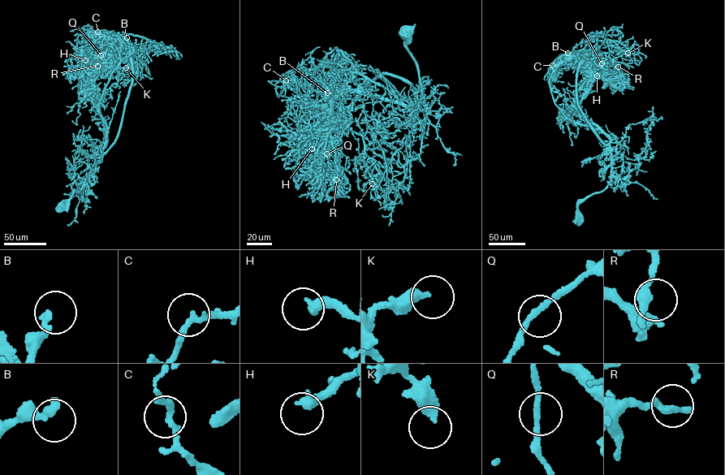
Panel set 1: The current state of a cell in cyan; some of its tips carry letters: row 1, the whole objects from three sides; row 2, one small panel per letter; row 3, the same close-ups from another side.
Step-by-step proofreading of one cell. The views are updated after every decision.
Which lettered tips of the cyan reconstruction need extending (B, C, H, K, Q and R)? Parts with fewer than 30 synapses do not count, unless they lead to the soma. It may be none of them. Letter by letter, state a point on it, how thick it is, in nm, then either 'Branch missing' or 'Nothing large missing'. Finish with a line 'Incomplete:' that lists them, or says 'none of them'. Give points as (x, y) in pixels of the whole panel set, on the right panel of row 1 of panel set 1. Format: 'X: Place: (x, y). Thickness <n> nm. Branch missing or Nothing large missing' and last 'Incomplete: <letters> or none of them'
B: Place: (567, 53). Thickness 280 nm. Nothing large missing
C: Place: (552, 65). Thickness 170 nm. Nothing large missing
H: Place: (597, 75). Thickness 400 nm. Nothing large missing
K: Place: (627, 53). Thickness 400 nm. Nothing large missing
Q: Place: (602, 63). Thickness 180 nm. Nothing large missing
R: Place: (618, 66). Thickness 320 nm. Nothing large missing
Incomplete: none of them

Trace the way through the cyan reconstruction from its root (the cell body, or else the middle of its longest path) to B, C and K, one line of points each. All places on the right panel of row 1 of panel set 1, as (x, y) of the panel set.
B: (576, 219), (579, 204), (609, 183), (611, 157), (579, 105), (580, 58), (567, 53)
C: (576, 219), (579, 204), (609, 183), (610, 140), (602, 131), (562, 112), (550, 84), (552, 65)
K: (576, 219), (611, 168), (610, 140), (578, 110), (591, 76), (585, 41), (594, 34), (627, 53)

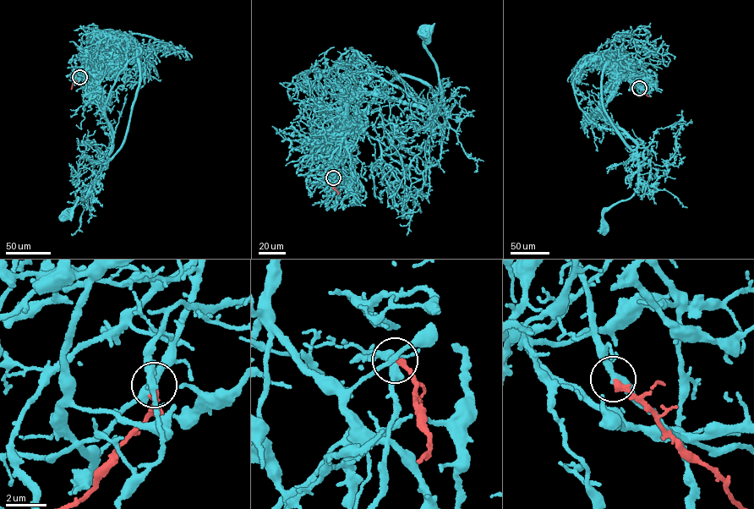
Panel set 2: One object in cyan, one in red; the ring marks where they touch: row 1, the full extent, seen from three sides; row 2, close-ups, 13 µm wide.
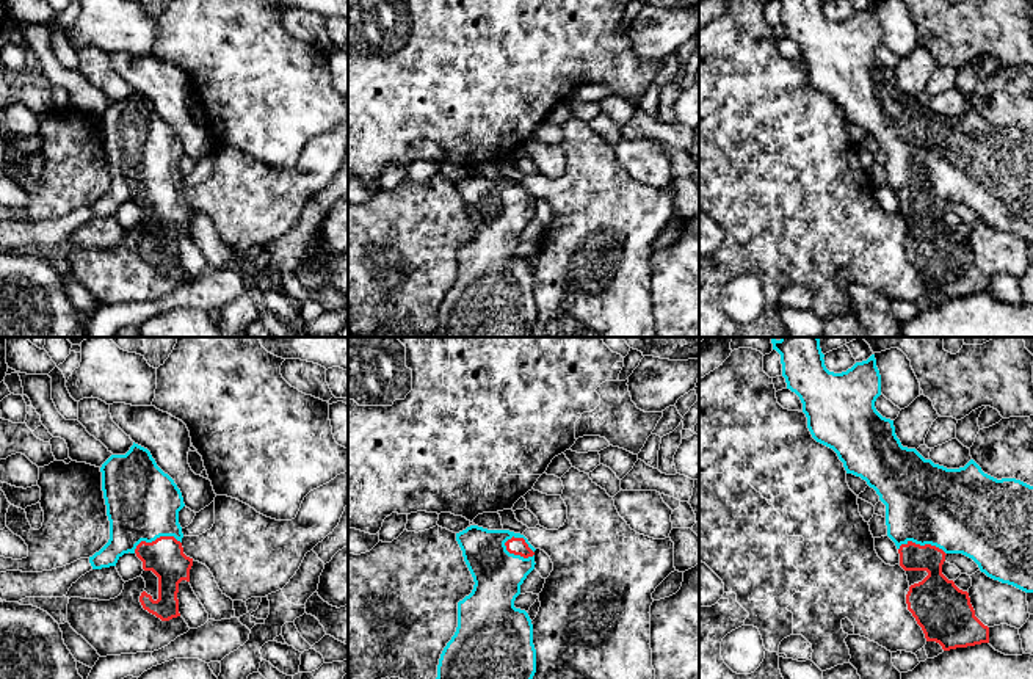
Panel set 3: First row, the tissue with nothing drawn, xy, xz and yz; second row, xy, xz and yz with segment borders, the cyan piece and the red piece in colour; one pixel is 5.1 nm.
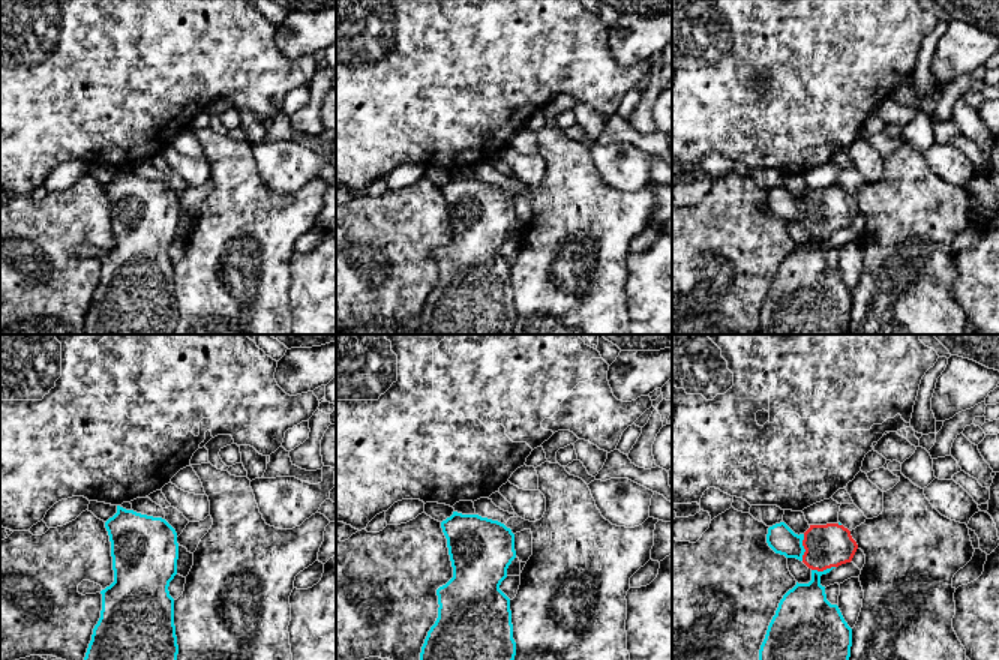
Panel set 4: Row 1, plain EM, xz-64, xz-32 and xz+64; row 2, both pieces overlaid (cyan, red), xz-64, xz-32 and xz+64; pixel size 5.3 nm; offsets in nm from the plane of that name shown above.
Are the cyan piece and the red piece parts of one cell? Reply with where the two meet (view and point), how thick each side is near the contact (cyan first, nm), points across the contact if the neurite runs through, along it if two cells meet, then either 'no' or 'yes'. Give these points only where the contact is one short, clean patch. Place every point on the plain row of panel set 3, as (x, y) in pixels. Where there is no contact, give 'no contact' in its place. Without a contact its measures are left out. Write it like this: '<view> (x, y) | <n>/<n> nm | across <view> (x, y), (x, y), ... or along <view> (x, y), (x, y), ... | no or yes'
xz (518, 204) | 260/90 nm | across xz (497, 223), (518, 204), (518, 195) | yes

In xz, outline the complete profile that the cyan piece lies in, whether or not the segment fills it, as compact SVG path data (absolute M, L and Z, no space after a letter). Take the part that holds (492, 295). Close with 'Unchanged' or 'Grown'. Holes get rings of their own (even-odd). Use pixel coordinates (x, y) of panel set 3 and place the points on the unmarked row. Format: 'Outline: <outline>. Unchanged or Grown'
Outline: M470 174L456 182L473 238L458 251L458 276L444 296L437 326L428 337L530 337L536 321L533 273L525 259L516 257L520 234L535 218L535 196L509 179Z. Grown

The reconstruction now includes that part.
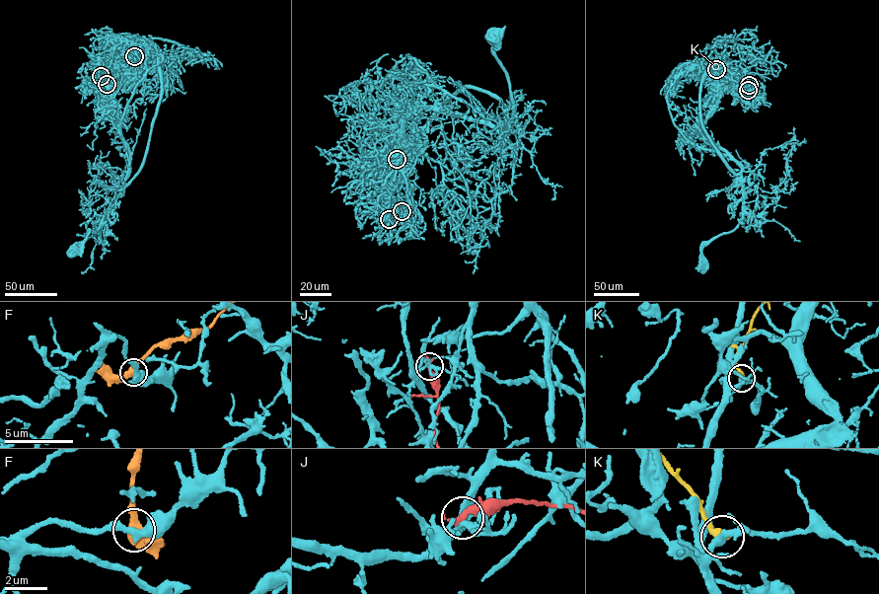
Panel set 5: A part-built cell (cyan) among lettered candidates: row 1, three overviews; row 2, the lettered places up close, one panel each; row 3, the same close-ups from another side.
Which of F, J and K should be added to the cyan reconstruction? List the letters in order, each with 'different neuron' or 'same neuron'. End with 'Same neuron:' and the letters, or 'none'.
F: different neuron
J: different neuron
K: different neuron
Same neuron: none

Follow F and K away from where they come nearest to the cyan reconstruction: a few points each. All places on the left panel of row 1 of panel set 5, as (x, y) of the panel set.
F: (101, 76), (113, 68), (120, 72)
K: (134, 56), (140, 42)

